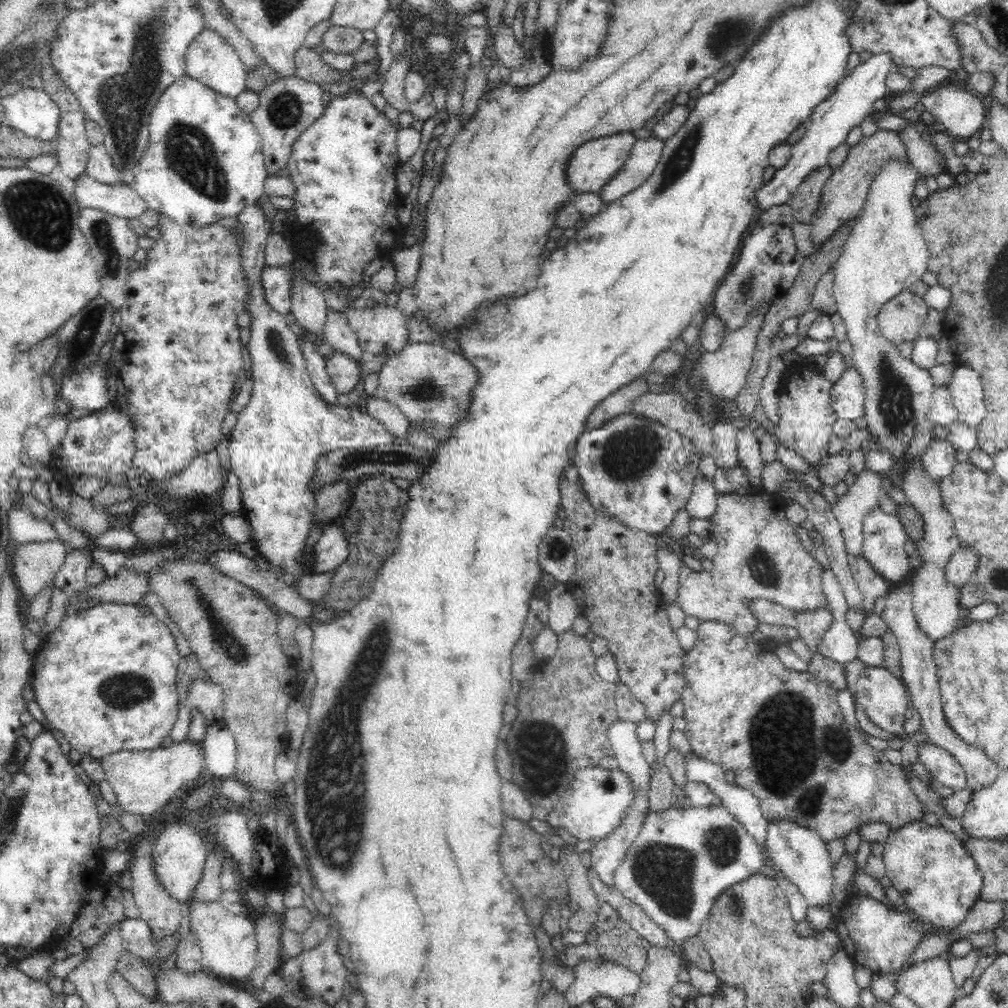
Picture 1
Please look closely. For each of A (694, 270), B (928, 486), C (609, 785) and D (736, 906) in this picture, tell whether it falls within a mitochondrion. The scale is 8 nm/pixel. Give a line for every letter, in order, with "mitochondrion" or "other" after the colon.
A: other
B: other
C: other
D: mitochondrion

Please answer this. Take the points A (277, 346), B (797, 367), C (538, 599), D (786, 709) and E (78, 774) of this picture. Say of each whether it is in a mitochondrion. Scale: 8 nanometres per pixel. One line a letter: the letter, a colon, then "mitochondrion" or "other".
A: mitochondrion
B: other
C: other
D: mitochondrion
E: other

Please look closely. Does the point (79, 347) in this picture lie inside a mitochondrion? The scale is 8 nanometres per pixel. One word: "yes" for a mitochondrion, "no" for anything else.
yes

